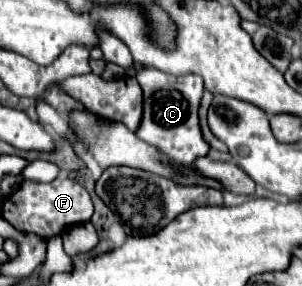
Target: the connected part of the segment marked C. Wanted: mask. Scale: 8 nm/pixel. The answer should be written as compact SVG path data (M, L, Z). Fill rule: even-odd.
M139 68L135 78L143 90L143 118L137 128L137 136L141 140L145 140L151 146L157 146L173 162L189 164L189 166L195 162L195 158L205 156L209 152L209 146L213 150L227 152L227 146L221 140L217 140L207 126L207 110L213 98L203 96L203 80L197 74L187 74L187 76L177 78L157 68ZM197 110L199 110L199 118L197 118ZM199 120L201 120L201 130L199 130Z

